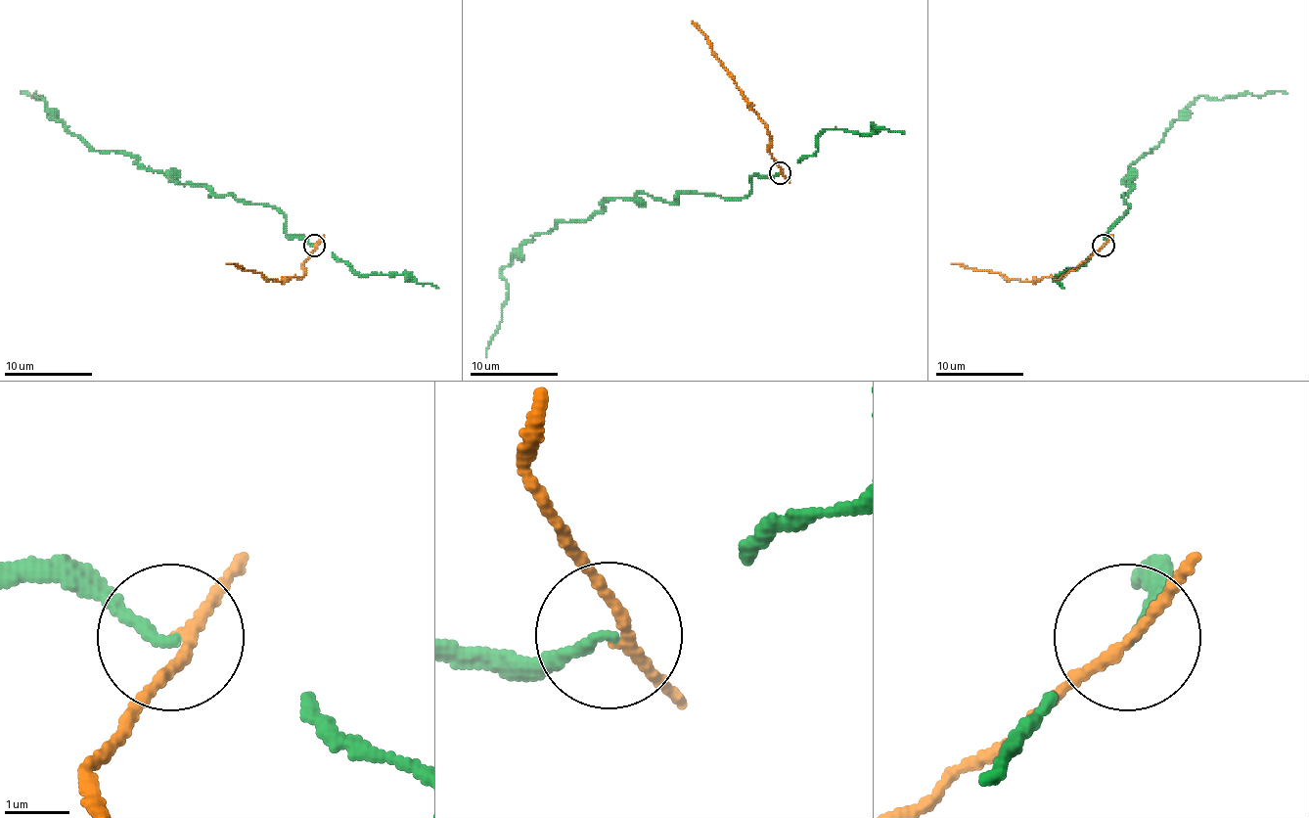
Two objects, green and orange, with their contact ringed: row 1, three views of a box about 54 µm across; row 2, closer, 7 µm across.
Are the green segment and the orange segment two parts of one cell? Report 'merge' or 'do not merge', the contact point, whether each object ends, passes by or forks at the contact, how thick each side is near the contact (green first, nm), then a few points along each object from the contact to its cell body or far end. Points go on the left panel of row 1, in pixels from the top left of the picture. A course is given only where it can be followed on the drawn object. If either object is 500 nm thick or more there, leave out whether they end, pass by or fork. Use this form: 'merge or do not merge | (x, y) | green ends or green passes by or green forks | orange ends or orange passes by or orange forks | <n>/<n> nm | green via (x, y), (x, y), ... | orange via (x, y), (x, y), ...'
do not merge | (314, 246) | green ends | orange passes by | 160/140 nm | green via (315, 246), (288, 235), (286, 217), (275, 208), (171, 179), (120, 151), (94, 151), (36, 93), (21, 93) | orange via (315, 246), (303, 261), (303, 275), (299, 279), (266, 279), (259, 272), (226, 263)

